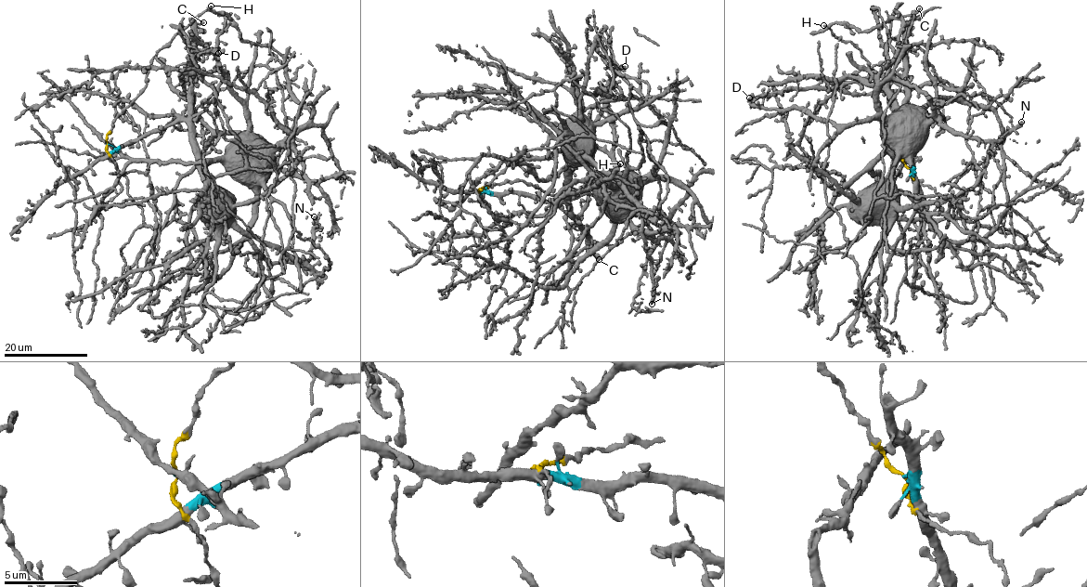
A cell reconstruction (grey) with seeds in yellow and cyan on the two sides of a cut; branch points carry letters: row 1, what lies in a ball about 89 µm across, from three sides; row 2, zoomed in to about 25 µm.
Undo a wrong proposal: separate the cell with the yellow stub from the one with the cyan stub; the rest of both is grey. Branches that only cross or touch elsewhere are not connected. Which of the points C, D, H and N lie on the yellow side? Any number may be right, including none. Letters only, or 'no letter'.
H

